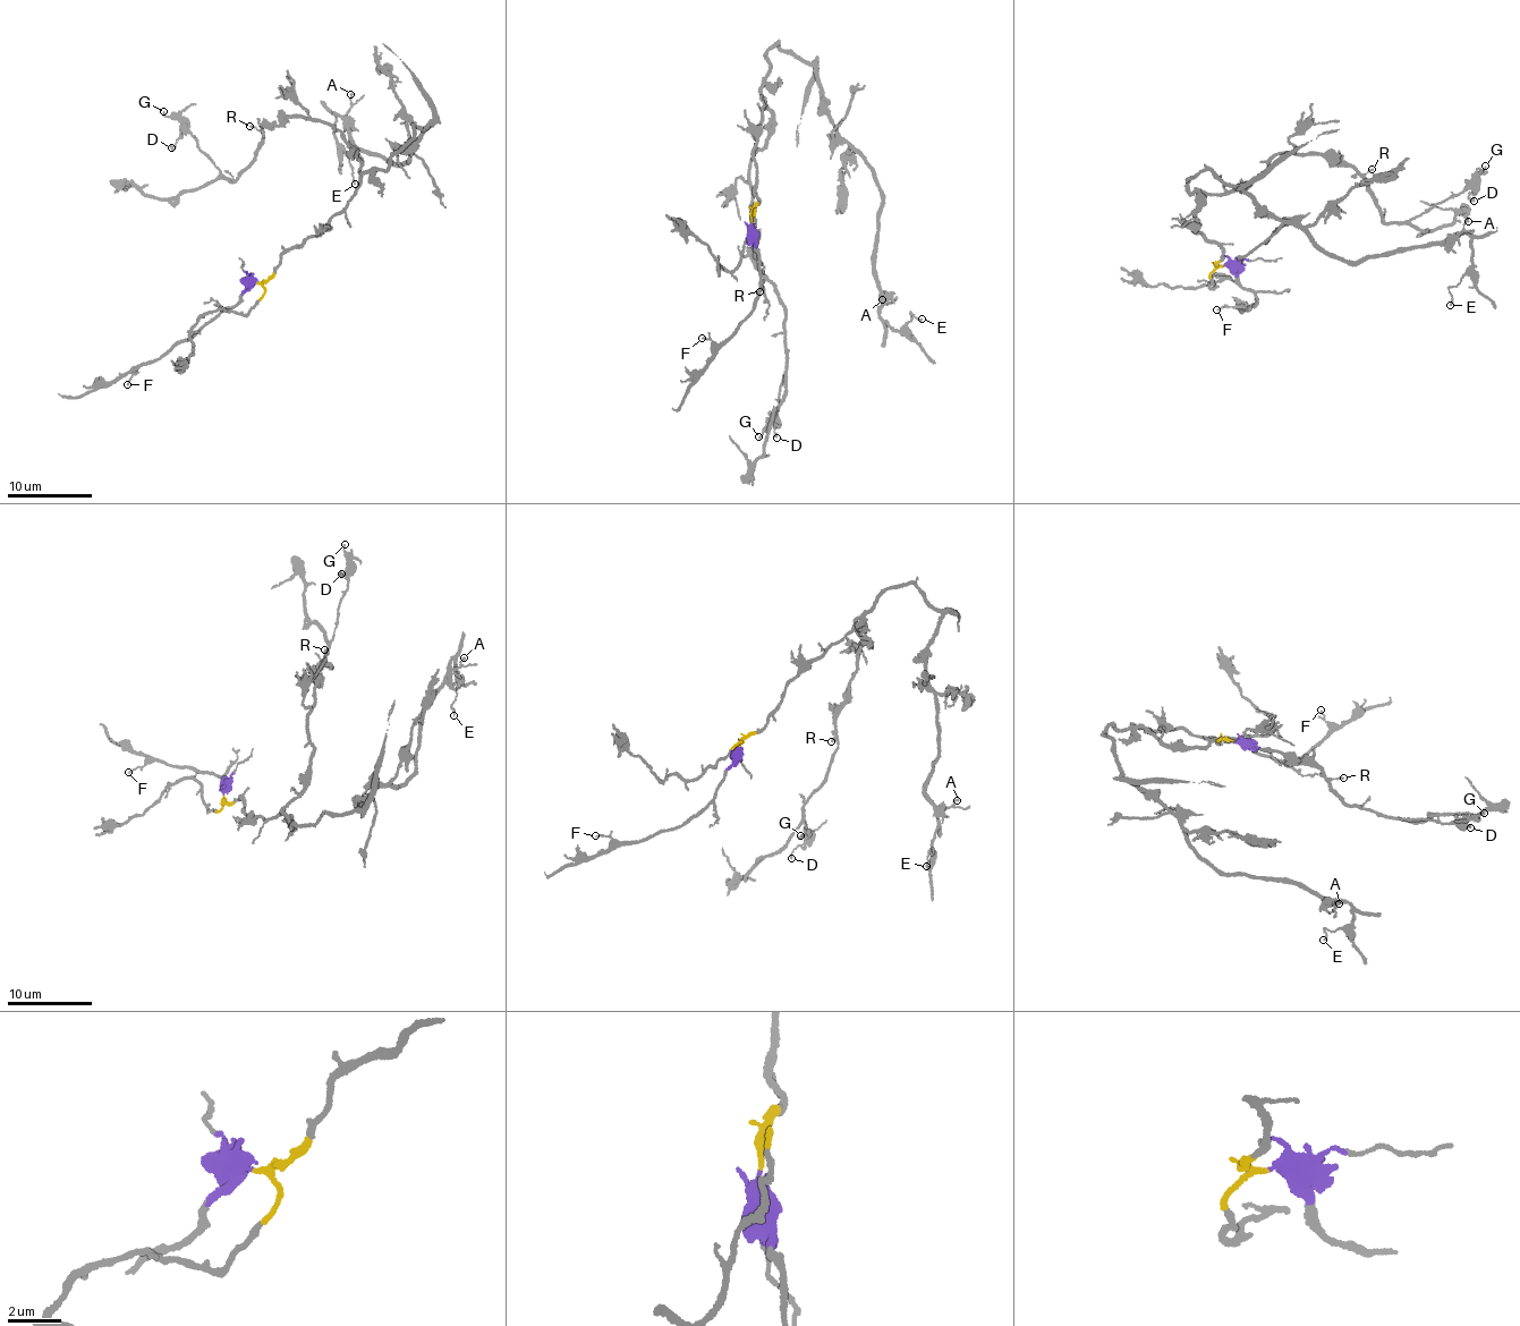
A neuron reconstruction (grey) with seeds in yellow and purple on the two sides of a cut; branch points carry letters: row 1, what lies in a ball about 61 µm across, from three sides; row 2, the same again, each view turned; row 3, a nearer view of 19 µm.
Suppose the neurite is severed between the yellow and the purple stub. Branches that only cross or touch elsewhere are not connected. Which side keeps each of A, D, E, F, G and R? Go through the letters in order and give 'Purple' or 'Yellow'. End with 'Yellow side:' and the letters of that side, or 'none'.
A: Yellow
D: Yellow
E: Yellow
F: Purple
G: Yellow
R: Yellow
Yellow side: A, D, E, G, R

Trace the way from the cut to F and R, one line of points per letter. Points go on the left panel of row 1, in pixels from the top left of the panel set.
F: (255, 283), (229, 308), (136, 367), (127, 384)
R: (255, 283), (347, 206), (361, 160), (316, 118), (283, 113), (260, 132), (249, 126)

